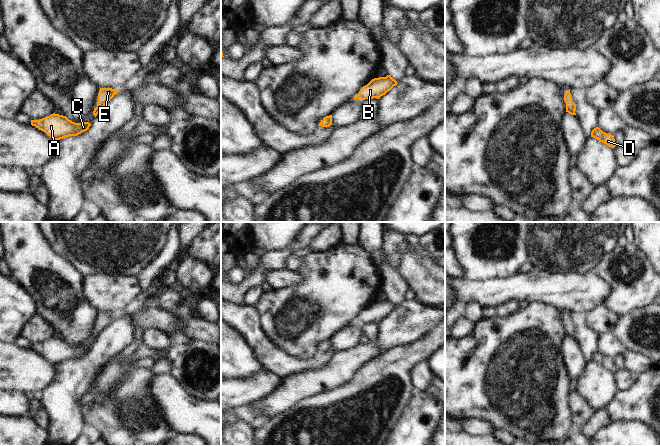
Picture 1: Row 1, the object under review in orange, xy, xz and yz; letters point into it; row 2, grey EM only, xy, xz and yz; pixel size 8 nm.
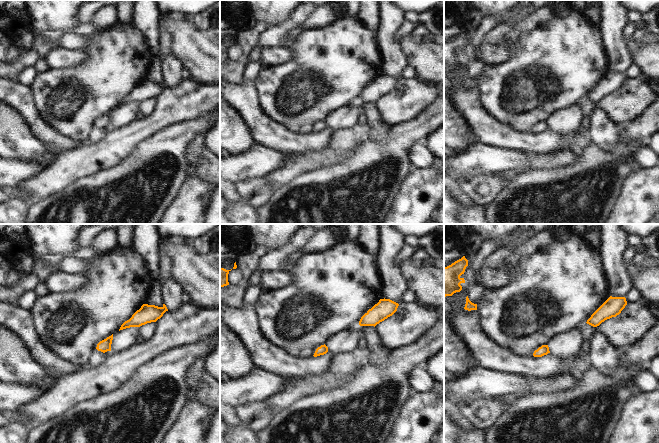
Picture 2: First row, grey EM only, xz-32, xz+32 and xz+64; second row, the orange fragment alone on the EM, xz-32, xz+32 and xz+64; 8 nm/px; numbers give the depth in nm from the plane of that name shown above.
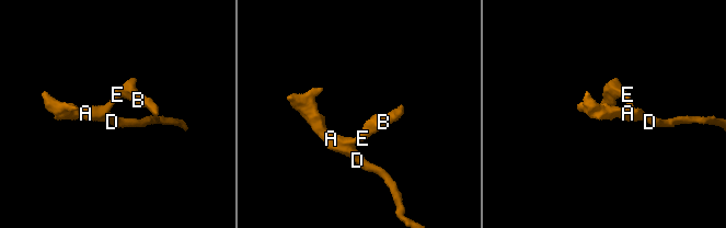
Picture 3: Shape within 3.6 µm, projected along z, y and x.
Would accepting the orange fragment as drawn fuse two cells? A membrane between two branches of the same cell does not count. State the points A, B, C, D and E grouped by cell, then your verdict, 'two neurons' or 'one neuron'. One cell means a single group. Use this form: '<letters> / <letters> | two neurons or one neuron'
A B C D E | one neuron

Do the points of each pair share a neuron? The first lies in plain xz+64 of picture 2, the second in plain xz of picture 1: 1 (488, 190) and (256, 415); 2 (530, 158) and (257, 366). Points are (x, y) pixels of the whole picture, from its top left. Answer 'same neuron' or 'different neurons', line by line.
1: same neuron
2: different neurons

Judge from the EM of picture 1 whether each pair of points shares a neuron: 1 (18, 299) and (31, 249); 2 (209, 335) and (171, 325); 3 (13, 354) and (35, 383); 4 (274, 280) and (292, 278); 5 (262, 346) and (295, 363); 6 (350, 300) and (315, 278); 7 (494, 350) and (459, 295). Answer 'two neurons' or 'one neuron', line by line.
1: two neurons
2: two neurons
3: one neuron
4: one neuron
5: one neuron
6: one neuron
7: two neurons

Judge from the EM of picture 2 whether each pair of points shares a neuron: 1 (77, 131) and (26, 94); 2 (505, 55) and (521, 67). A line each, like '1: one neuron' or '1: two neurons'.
1: two neurons
2: two neurons

